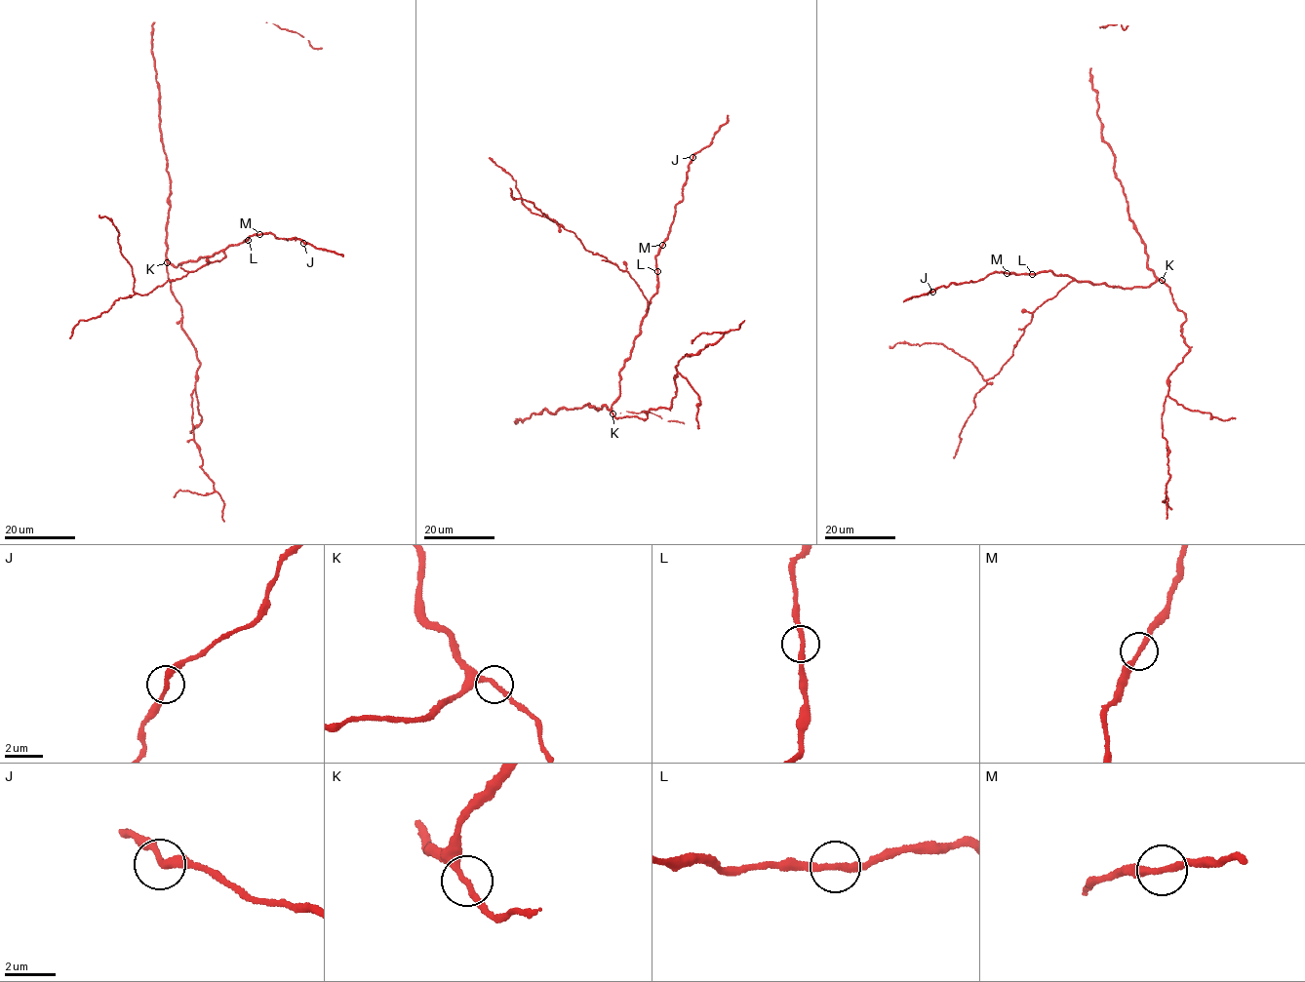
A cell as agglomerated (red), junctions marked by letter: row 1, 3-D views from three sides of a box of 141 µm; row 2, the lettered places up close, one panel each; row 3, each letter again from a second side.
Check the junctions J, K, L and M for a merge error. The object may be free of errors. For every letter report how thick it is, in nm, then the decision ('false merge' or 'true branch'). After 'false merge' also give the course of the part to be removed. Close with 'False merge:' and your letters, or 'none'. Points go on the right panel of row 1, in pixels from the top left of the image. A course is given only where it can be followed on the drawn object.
J: 240 nm | true branch
K: 240 nm | true branch
L: 280 nm | true branch
M: 240 nm | true branch
False merge: none

